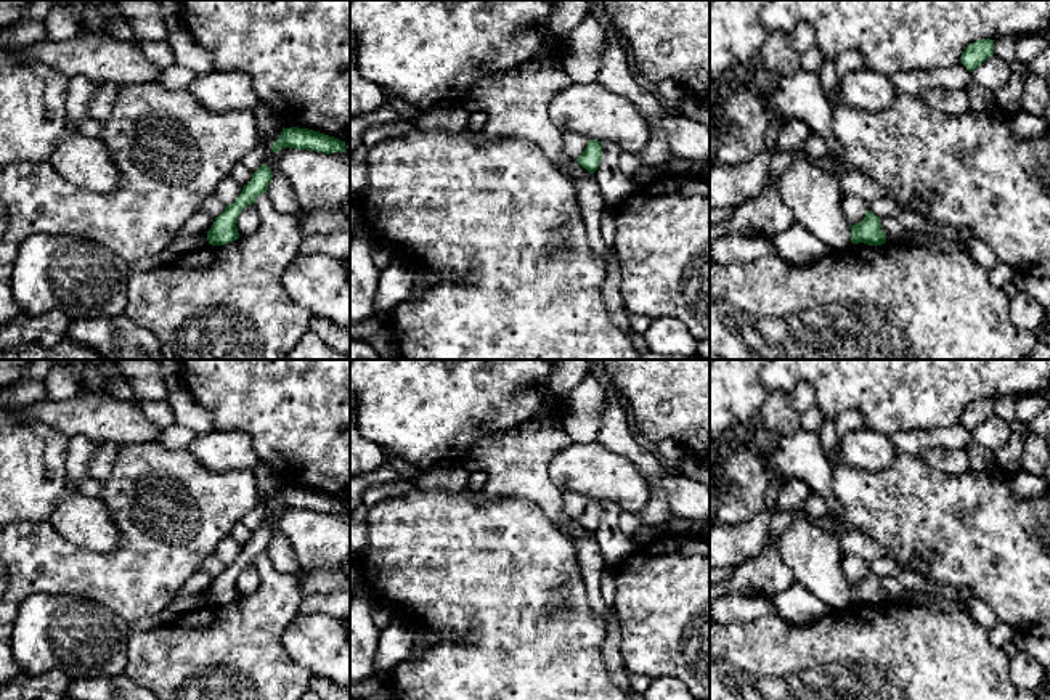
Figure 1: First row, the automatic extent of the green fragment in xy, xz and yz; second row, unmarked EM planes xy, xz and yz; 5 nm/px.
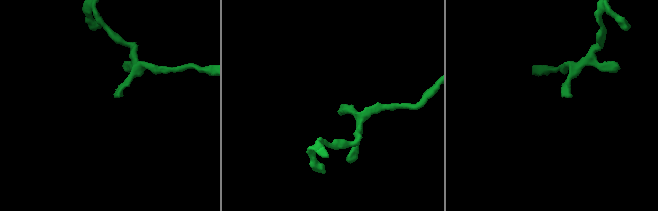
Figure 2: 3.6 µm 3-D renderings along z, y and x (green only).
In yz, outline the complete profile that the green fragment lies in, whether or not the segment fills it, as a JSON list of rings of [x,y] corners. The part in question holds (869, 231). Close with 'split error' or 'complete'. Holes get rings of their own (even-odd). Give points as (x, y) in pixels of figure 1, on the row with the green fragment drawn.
[[[867,209],[864,220],[857,225],[851,225],[851,242],[864,242],[869,246],[885,244],[886,234],[881,230],[880,217],[877,217]]]; complete

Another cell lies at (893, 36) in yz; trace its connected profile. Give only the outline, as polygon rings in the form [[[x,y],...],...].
[[[772,0],[759,18],[769,34],[792,34],[800,22],[809,22],[824,59],[835,61],[843,51],[856,50],[869,69],[886,75],[957,64],[965,48],[983,39],[1050,35],[1050,0]]]

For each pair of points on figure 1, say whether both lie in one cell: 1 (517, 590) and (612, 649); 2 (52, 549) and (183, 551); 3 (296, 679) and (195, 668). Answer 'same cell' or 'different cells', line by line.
1: different cells
2: same cell
3: same cell

